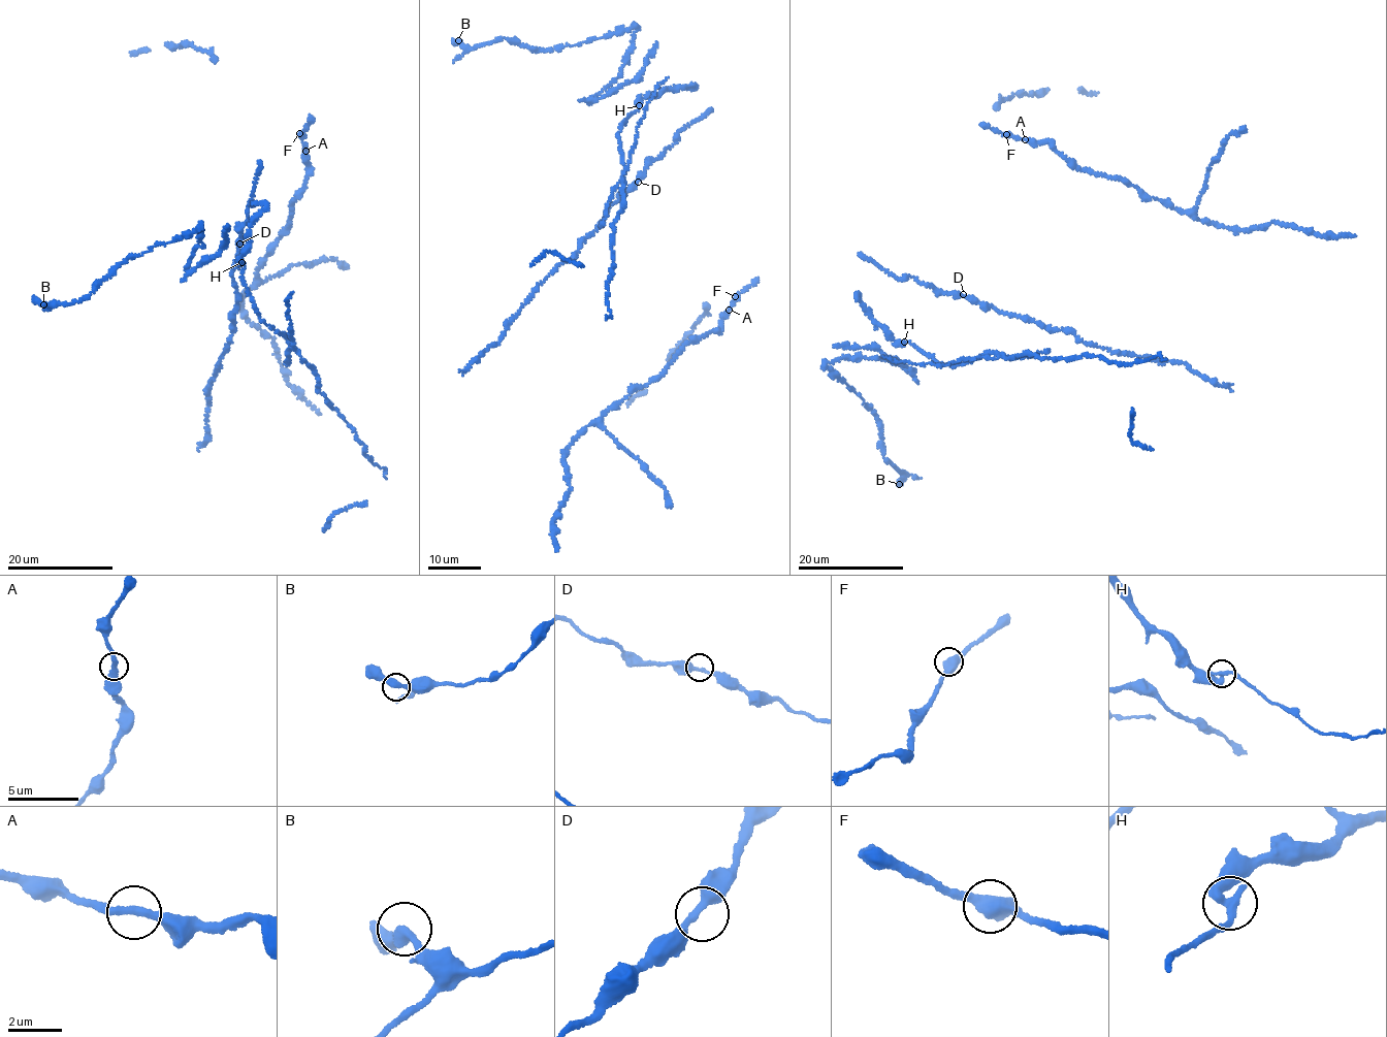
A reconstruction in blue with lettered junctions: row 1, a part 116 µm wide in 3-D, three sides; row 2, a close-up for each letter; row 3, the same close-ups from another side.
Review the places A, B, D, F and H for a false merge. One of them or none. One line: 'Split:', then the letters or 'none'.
Split: H

